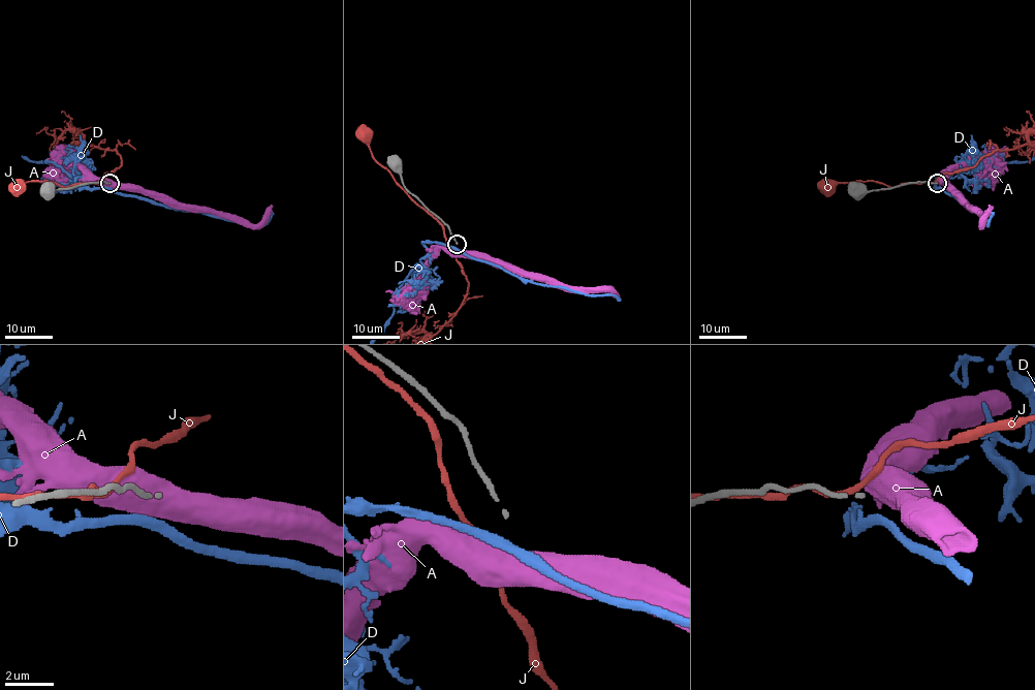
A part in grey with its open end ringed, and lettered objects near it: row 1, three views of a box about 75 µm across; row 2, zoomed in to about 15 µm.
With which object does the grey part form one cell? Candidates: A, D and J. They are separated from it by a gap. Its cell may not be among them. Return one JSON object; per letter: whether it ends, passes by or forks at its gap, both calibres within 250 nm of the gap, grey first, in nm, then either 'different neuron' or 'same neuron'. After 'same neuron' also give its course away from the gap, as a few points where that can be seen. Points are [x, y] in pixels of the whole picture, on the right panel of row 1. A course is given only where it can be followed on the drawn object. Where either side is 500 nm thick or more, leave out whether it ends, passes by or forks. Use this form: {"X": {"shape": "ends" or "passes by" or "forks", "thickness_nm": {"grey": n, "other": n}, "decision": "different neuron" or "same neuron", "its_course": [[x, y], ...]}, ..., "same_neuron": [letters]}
{"A": {"thickness_nm": {"grey": 120, "other": 950}, "decision": "different neuron"}, "D": {"shape": "passes by", "thickness_nm": {"grey": 120, "other": 360}, "decision": "different neuron"}, "J": {"shape": "passes by", "thickness_nm": {"grey": 120, "other": 240}, "decision": "different neuron"}, "same_neuron": []}

